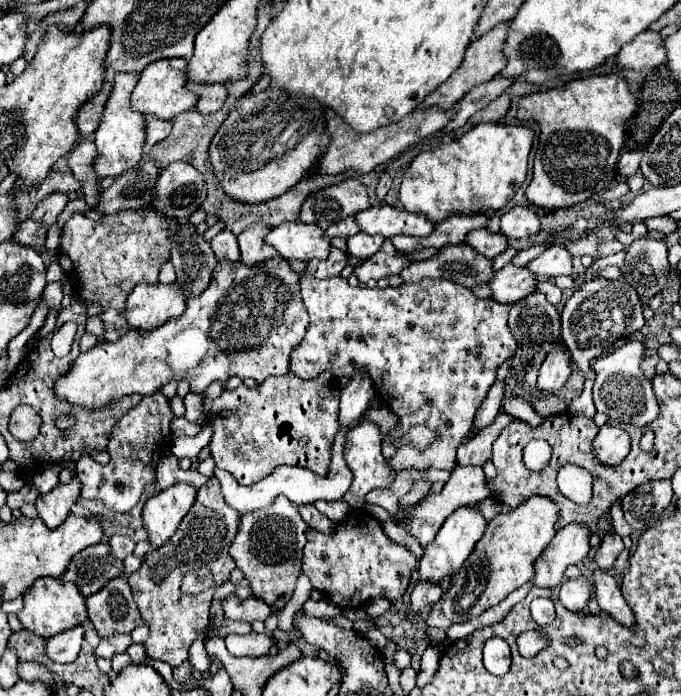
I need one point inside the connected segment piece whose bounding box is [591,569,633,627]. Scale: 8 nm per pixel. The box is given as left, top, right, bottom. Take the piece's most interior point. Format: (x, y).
(608, 593)

